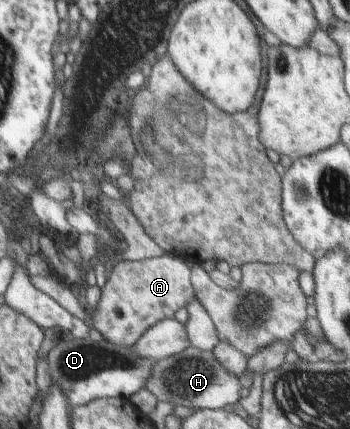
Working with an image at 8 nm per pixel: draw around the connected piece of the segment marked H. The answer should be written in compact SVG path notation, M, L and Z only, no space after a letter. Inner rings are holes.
M191 346L179 352L179 354L168 356L160 361L155 361L150 366L149 376L144 382L147 389L156 402L169 402L173 406L187 406L194 409L222 409L227 404L235 404L238 401L238 391L242 387L238 377L230 375L215 359L211 351L202 351Z

